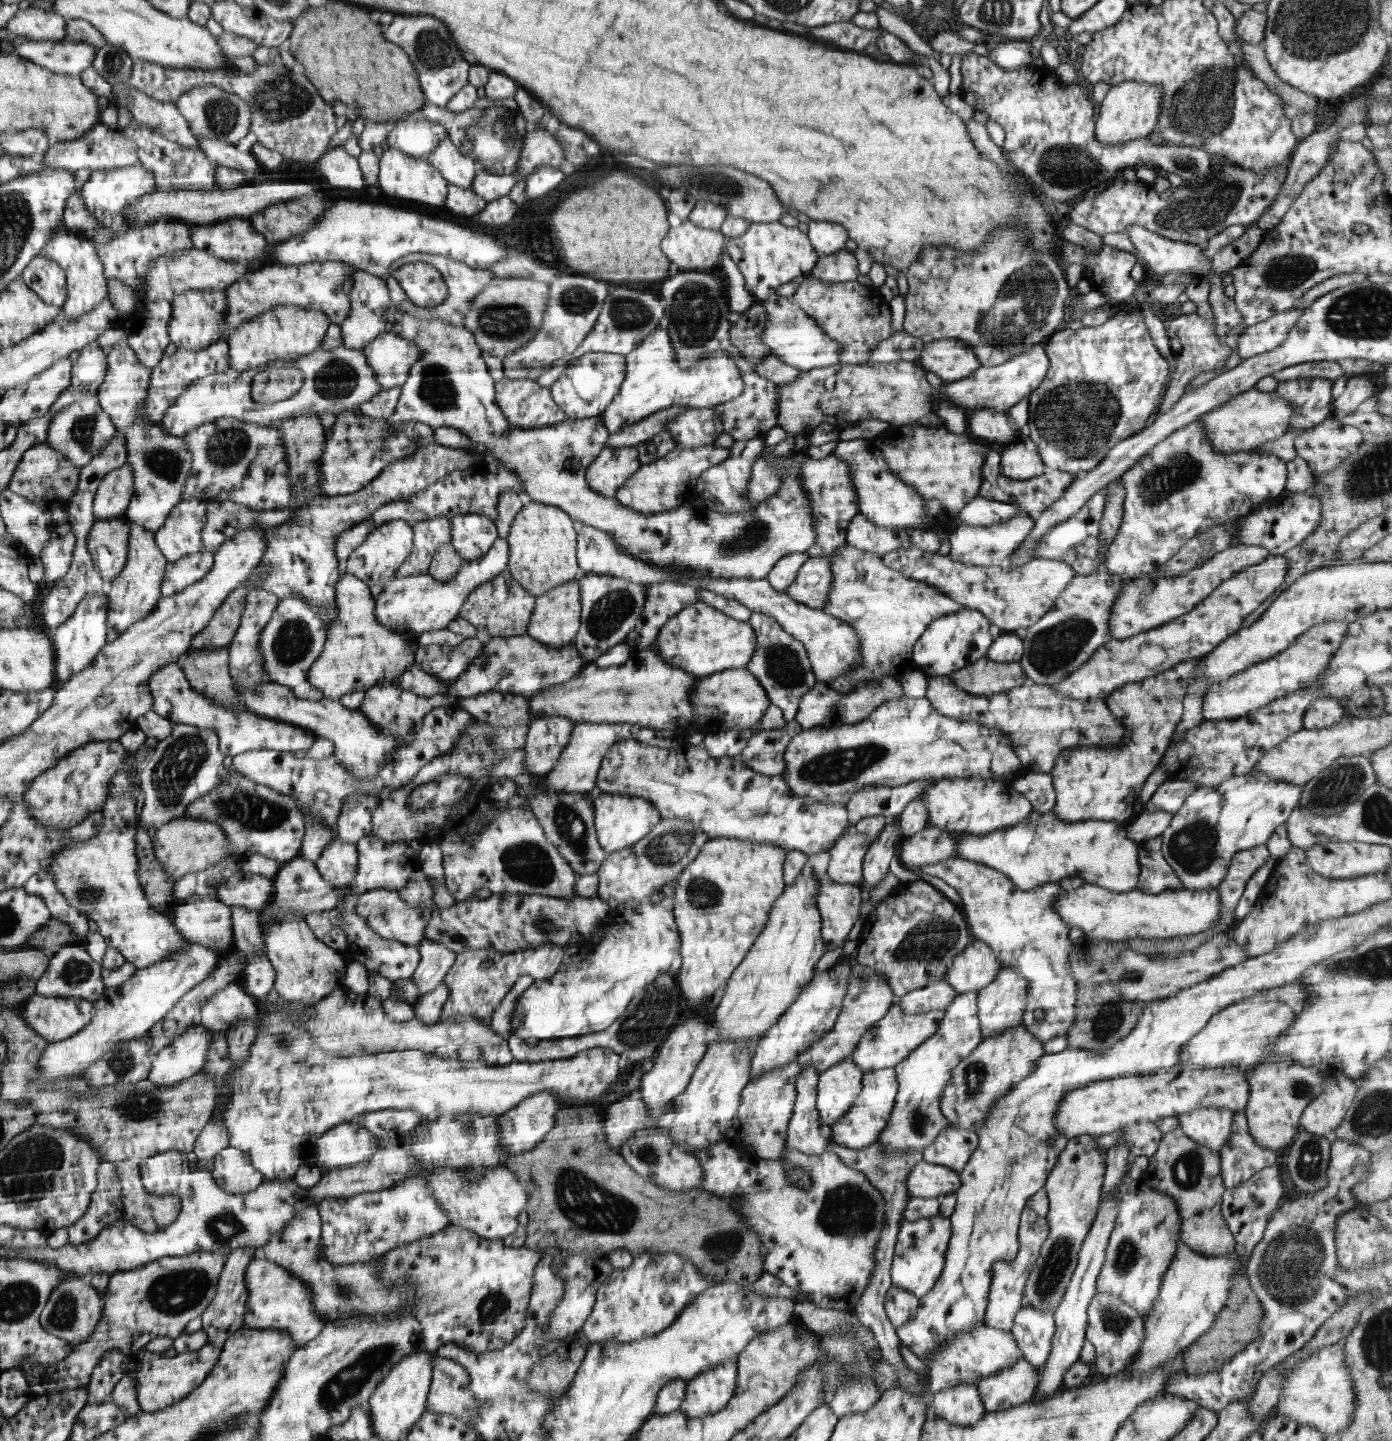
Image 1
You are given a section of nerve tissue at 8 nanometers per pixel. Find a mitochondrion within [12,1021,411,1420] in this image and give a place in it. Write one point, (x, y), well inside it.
(134, 1106)

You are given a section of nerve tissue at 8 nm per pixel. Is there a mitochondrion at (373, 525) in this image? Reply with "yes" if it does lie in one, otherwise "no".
no

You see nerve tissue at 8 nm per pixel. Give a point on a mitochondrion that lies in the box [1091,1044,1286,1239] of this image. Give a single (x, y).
(1187, 1170)

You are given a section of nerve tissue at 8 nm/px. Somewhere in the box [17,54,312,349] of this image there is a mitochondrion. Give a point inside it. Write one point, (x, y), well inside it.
(220, 114)

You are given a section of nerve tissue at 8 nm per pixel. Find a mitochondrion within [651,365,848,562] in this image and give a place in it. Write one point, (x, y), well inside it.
(750, 536)

